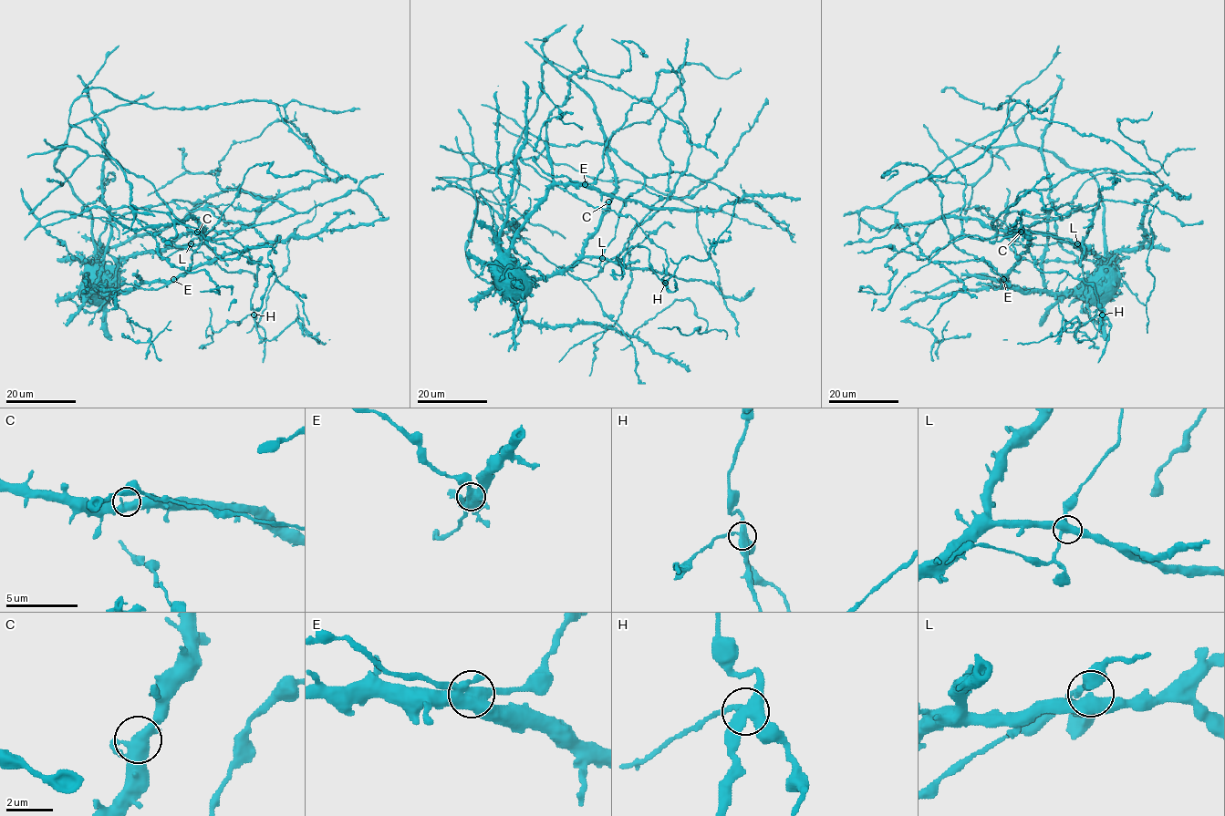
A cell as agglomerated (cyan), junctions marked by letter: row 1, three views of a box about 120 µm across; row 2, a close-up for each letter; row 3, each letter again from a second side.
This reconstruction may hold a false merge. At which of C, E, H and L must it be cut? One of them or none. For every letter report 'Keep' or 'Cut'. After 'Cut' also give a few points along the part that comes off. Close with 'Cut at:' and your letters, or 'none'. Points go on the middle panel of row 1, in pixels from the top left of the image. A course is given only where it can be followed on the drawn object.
C: Keep
E: Keep
H: Cut
L: Keep
Cut at: H

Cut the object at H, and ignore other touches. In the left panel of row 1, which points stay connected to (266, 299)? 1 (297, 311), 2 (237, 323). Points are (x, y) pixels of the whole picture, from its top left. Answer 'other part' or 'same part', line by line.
1: other part
2: other part

